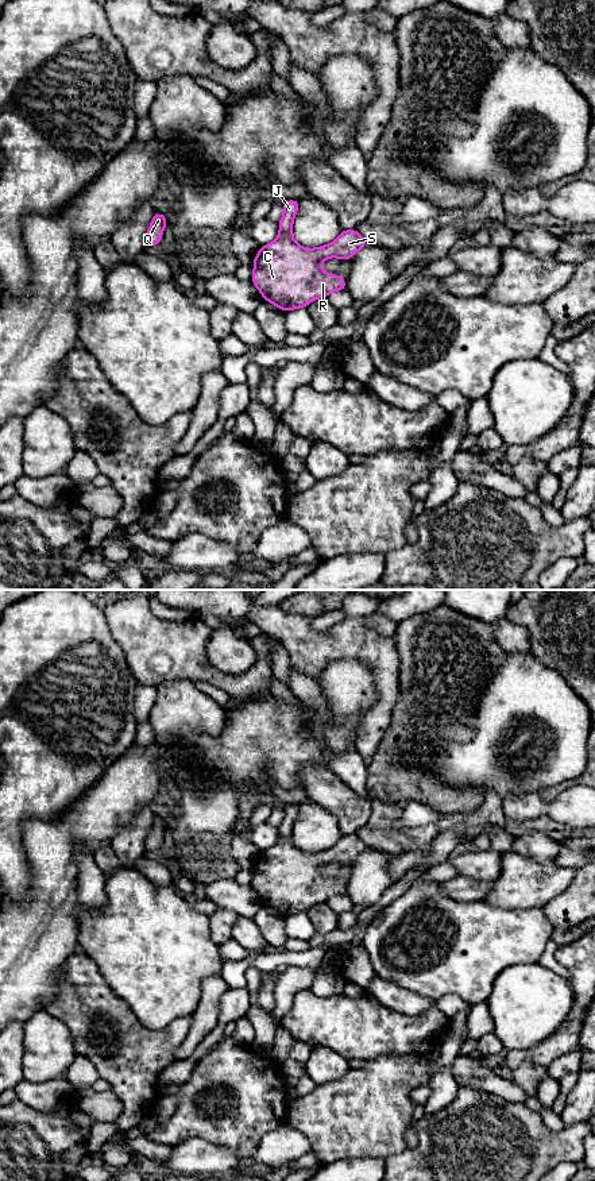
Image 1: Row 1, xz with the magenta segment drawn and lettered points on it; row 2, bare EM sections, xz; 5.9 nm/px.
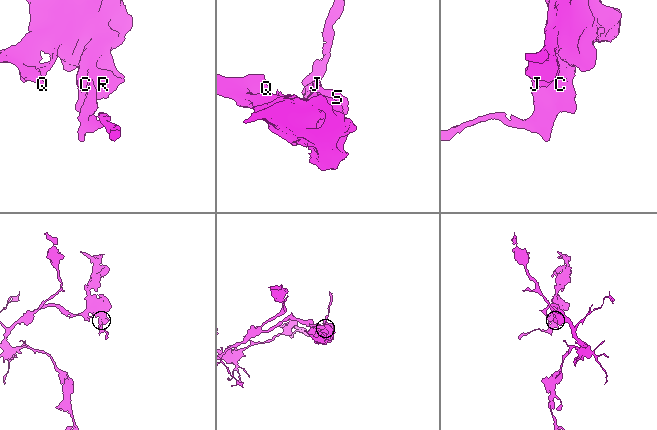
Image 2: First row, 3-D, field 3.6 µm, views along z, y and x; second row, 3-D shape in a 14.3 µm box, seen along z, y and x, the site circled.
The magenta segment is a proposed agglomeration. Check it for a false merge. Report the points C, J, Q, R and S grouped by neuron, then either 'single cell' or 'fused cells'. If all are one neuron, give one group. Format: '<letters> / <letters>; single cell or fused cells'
C J Q R S; single cell

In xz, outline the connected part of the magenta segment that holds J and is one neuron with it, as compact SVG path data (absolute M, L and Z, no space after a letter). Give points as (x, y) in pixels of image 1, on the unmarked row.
M298 804L283 807L277 844L259 853L252 871L251 887L262 903L287 916L308 912L310 906L332 896L347 895L345 883L325 877L320 868L329 862L349 865L368 846L358 834L344 834L339 842L317 853L305 853L293 844L293 826Z

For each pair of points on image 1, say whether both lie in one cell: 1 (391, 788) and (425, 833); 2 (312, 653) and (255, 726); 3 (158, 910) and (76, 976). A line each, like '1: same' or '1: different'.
1: different
2: different
3: different

